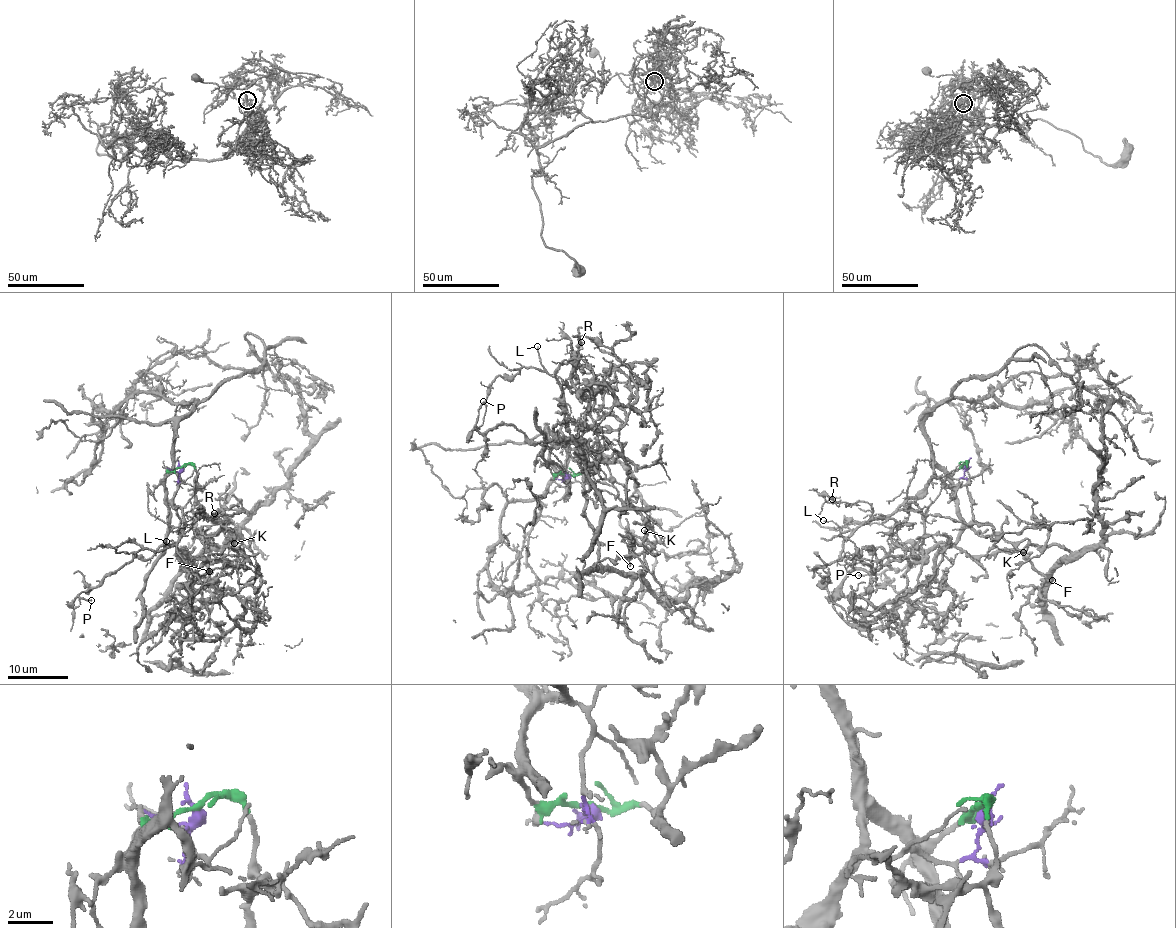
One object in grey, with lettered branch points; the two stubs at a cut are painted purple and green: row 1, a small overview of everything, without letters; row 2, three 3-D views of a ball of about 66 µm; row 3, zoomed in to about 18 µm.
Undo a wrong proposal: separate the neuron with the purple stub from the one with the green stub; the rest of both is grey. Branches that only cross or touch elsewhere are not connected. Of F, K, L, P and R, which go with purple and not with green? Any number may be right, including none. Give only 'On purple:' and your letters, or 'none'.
On purple: L, P, R

